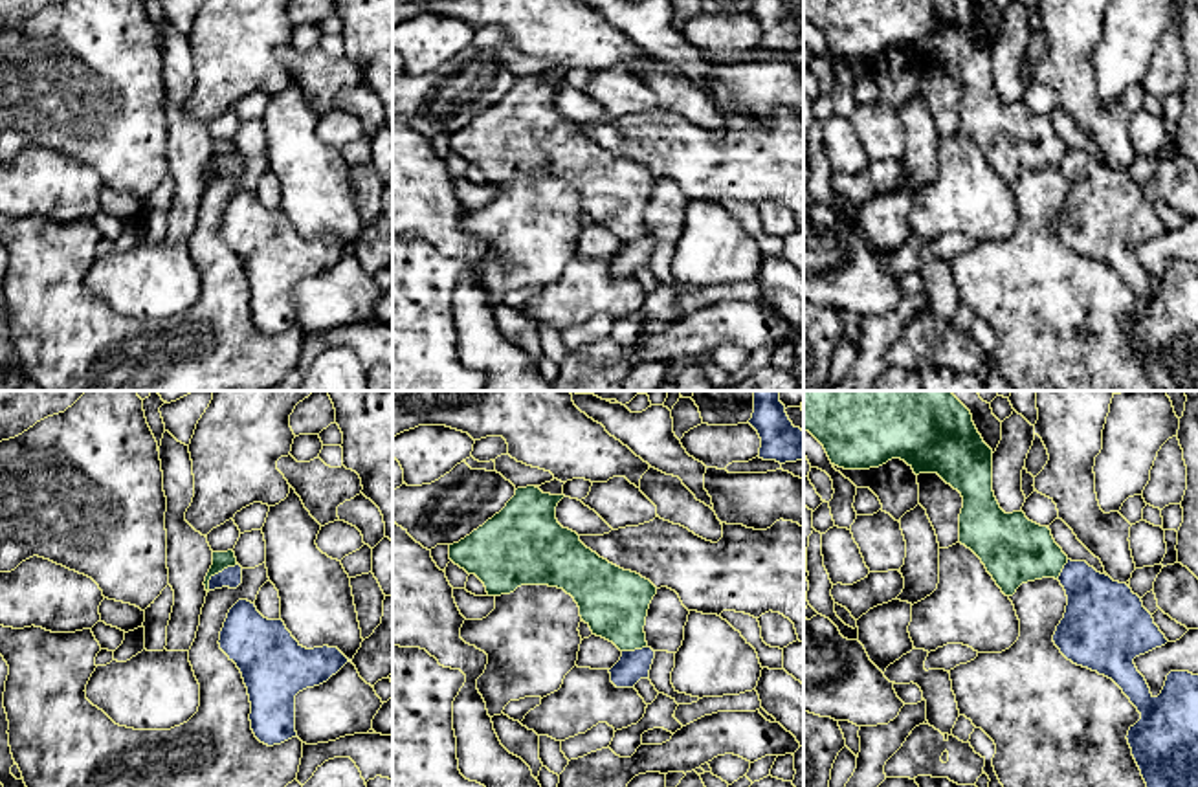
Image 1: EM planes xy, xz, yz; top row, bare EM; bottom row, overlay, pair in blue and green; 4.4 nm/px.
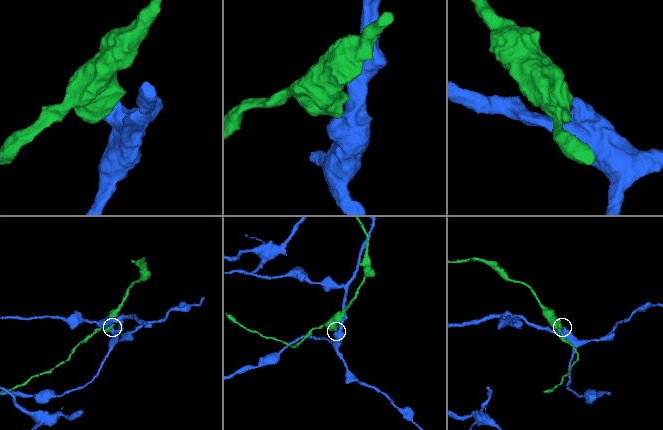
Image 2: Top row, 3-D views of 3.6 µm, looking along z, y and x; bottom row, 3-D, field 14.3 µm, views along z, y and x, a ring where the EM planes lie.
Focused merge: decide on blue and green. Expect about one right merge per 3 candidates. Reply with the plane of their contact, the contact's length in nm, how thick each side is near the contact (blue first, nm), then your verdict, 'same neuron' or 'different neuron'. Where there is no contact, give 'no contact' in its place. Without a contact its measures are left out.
xy | 180 nm | 90/80 nm | different neuron

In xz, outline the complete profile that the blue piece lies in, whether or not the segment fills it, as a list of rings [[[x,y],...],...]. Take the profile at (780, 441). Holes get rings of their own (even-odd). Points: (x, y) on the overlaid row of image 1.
[[[754,391],[749,424],[761,438],[760,459],[780,464],[804,459],[804,431],[789,420],[778,391]]]

